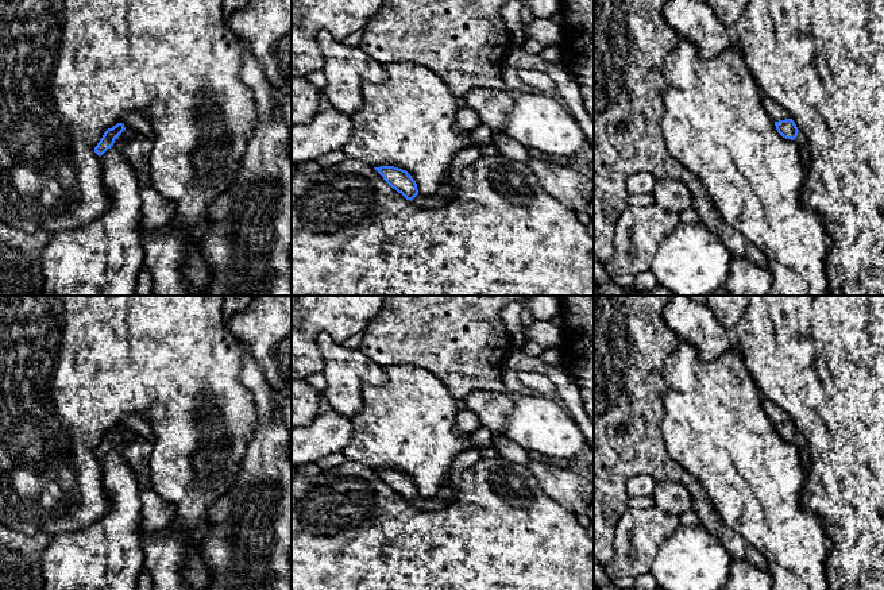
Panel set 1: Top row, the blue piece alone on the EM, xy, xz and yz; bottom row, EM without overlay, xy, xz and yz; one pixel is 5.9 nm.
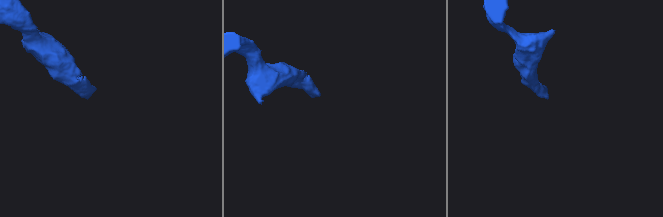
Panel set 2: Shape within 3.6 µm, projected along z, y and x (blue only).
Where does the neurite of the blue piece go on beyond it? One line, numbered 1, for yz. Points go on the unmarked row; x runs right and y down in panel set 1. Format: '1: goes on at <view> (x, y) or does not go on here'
1: goes on at yz (800, 443)

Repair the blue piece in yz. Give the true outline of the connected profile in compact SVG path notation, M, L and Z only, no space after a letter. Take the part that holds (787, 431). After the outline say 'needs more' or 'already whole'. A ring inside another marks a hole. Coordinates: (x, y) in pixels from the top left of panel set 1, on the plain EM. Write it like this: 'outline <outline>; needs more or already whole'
outline M792 421L779 423L779 424L775 424L775 428L776 428L777 435L783 440L796 444L802 468L804 473L807 473L811 467L808 446L804 437L798 432L795 424Z; needs more

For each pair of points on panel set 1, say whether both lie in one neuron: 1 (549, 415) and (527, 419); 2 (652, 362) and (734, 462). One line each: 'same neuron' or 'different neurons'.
1: same neuron
2: different neurons

